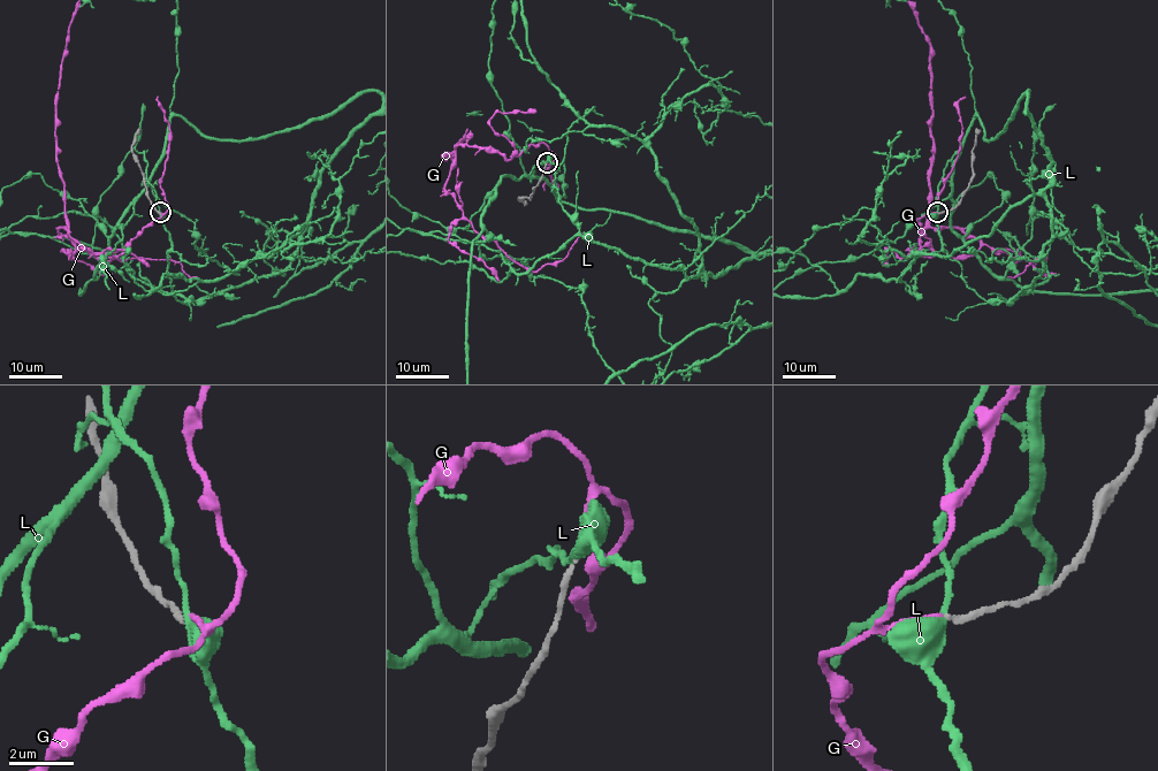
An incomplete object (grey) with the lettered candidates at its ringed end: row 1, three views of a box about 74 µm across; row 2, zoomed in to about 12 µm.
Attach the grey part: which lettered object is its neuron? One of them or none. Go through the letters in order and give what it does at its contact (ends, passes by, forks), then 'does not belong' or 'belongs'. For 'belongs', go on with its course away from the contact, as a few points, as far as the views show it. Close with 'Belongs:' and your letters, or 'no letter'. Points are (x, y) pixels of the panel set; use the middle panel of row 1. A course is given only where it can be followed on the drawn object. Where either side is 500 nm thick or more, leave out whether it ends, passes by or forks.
G: it ends | belongs
L: it passes by | does not belong
Belongs: G

